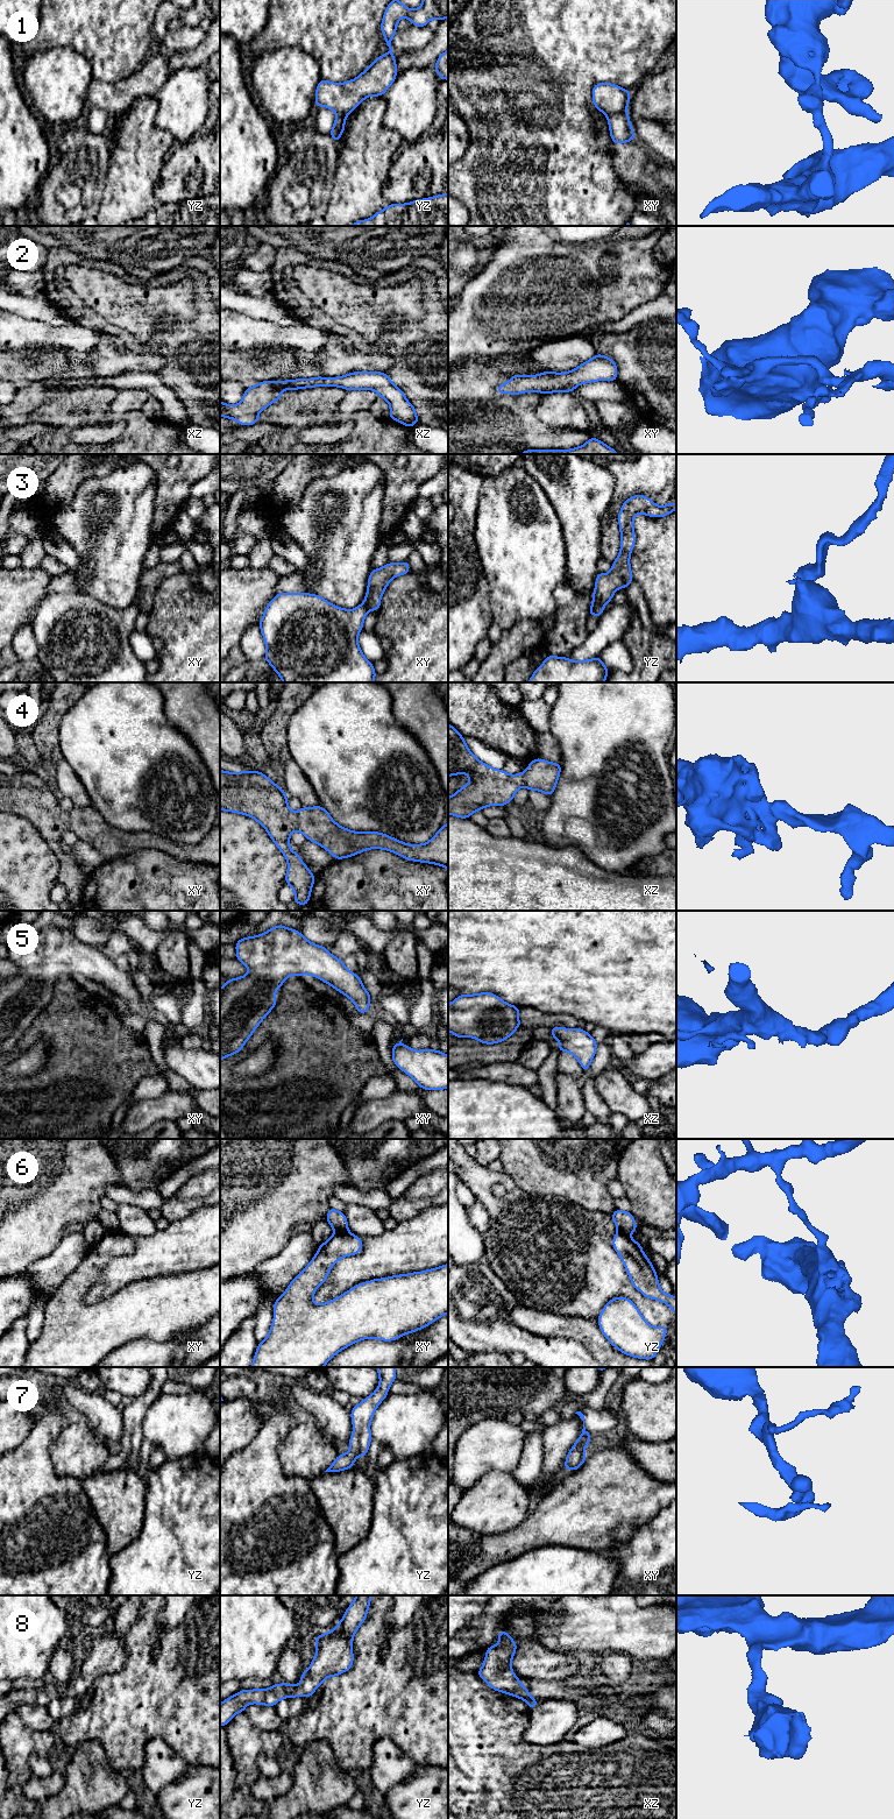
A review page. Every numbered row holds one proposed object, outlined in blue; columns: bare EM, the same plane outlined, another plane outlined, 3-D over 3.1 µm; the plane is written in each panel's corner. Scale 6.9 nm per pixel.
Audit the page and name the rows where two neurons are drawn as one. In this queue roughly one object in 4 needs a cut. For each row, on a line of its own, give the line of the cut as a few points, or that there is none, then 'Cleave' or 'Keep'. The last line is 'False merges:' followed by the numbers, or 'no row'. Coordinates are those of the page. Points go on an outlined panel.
1: Split along xy (626, 110), (619, 113), (610, 113), (607, 117). Cleave
2: No split. Keep
3: Split along yz (593, 602), (602, 606). Cleave
4: No split. Keep
5: No split. Keep
6: Split along xy (347, 1230), (334, 1232). Cleave
7: No split. Keep
8: No split. Keep
False merges: 1, 3, 6

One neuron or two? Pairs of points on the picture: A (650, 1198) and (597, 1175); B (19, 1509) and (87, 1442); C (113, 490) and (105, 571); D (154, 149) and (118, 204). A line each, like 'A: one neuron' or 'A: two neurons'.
A: two neurons
B: two neurons
C: one neuron
D: one neuron

